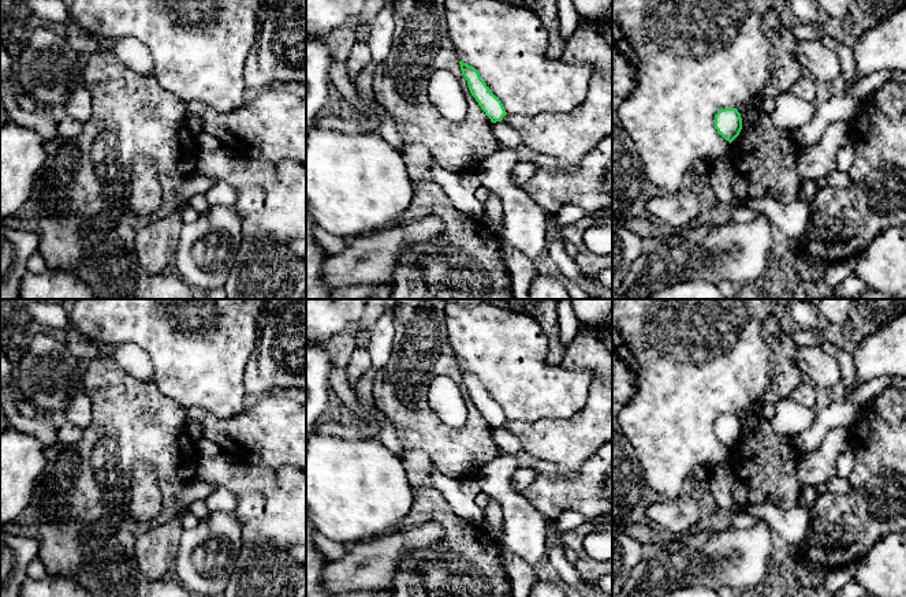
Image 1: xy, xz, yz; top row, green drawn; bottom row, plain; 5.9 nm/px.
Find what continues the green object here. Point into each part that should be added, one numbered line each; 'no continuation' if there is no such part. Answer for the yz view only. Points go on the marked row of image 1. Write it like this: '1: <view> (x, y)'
no continuation

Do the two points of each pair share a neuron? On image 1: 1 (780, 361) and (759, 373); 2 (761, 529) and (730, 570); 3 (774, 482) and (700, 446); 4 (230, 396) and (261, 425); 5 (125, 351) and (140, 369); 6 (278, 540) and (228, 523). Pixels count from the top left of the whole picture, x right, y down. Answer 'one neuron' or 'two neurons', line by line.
1: two neurons
2: one neuron
3: two neurons
4: two neurons
5: one neuron
6: two neurons

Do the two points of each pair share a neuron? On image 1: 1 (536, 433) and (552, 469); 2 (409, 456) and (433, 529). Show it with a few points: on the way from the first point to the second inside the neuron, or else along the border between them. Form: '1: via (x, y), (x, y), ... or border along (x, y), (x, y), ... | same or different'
1: border along (522, 448), (558, 465), (581, 467) | different
2: border along (444, 528), (435, 522), (425, 522), (401, 532) | different

